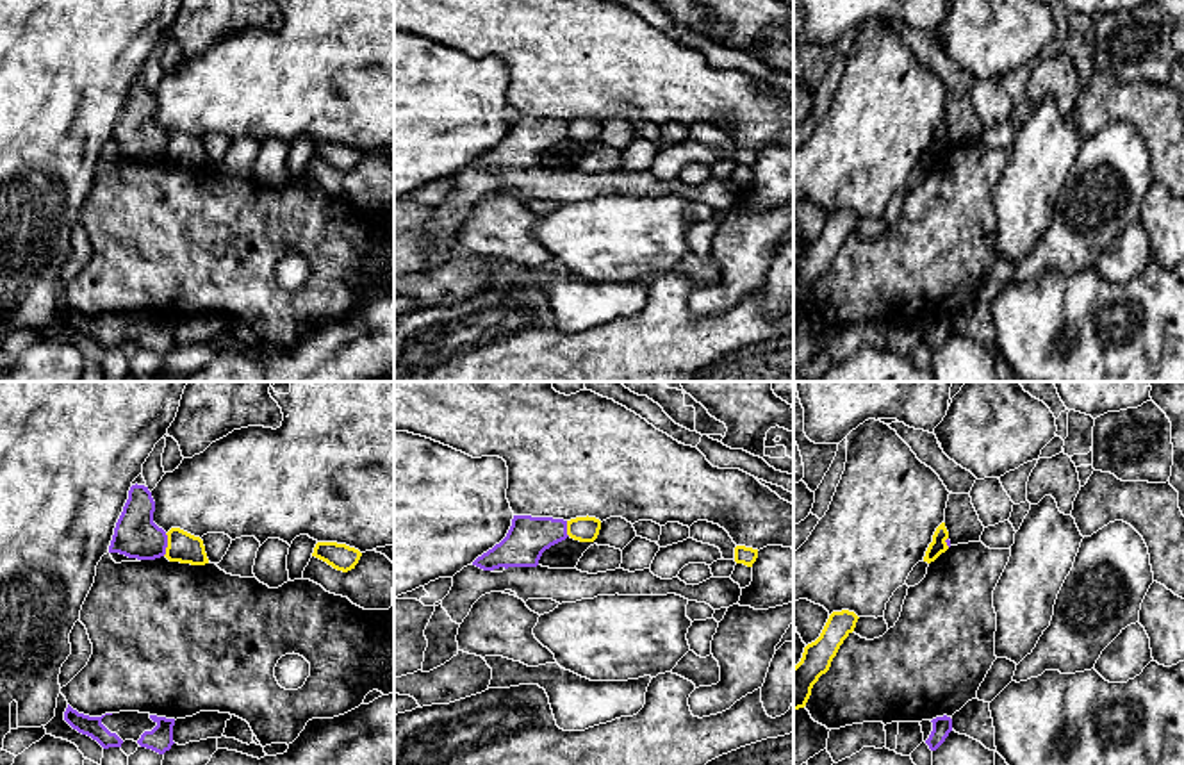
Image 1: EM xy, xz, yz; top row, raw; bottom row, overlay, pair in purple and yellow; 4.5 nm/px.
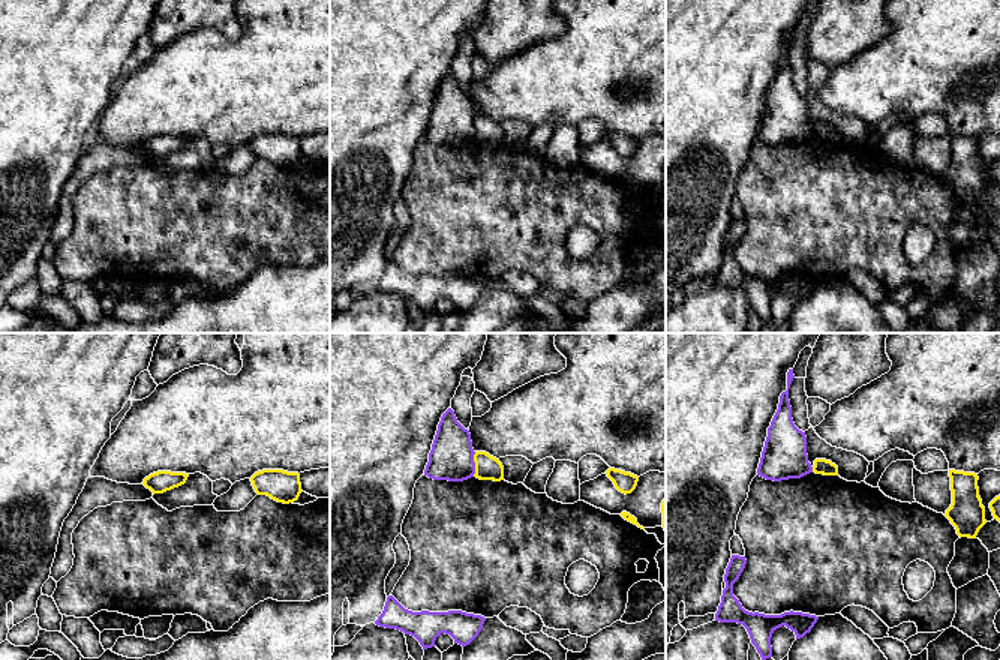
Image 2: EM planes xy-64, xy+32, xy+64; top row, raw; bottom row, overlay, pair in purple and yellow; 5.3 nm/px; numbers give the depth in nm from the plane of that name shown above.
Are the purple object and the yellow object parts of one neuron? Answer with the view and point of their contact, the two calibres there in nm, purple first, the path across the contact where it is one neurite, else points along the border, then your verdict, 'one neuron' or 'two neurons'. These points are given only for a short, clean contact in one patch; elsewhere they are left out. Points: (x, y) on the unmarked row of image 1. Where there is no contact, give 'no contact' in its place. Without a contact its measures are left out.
contact xy (166, 145); calibres 200 and 140 nm; border xy (166, 134), (166, 152), (163, 156); two neurons

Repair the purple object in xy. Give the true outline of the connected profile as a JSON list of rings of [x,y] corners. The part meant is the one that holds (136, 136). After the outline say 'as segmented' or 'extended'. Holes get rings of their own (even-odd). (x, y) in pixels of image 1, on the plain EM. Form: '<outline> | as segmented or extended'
[[[132,86],[123,112],[116,123],[109,153],[137,160],[155,160],[166,155],[168,136],[153,123],[155,102],[144,86]]] | as segmented

